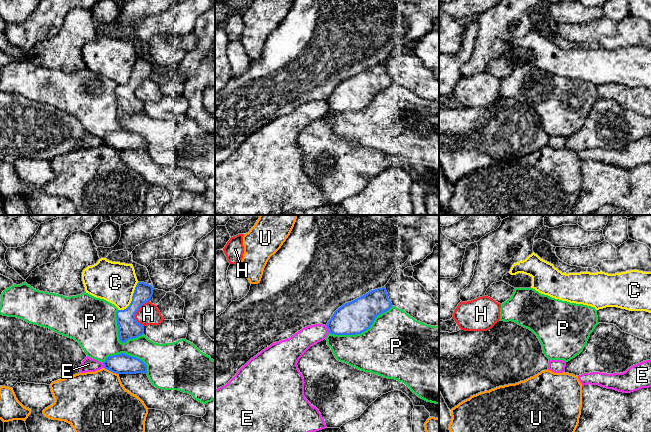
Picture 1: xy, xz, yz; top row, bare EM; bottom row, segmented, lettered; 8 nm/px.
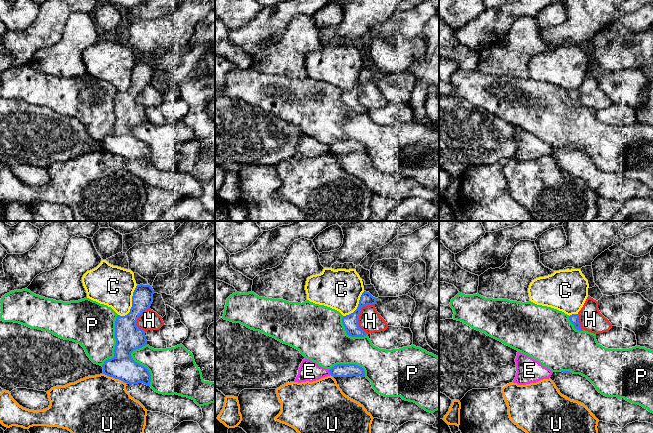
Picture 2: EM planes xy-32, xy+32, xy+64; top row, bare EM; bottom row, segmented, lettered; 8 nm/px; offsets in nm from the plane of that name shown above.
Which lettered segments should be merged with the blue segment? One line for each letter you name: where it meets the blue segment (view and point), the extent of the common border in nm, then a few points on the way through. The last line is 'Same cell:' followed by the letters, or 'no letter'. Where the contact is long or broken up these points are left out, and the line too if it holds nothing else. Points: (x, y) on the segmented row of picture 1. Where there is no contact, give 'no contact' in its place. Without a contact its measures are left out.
Same cell: no letter

